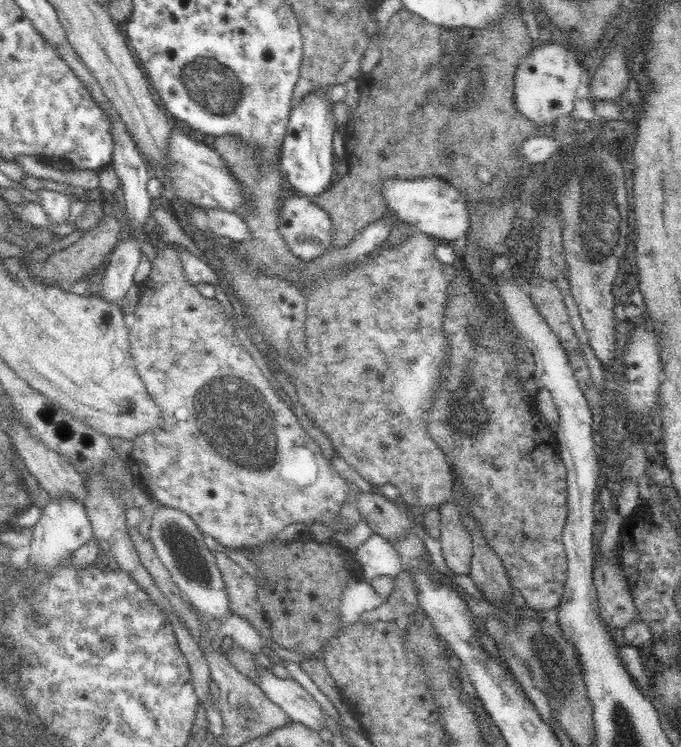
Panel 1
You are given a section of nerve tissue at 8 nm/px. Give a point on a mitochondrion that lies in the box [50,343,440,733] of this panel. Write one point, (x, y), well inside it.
(234, 417)

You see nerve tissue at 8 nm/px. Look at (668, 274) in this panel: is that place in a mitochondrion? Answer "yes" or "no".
no

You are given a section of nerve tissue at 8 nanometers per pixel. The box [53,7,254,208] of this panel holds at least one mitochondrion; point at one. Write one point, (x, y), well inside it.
(211, 83)

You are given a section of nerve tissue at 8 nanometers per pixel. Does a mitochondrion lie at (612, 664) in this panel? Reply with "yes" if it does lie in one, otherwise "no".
no

